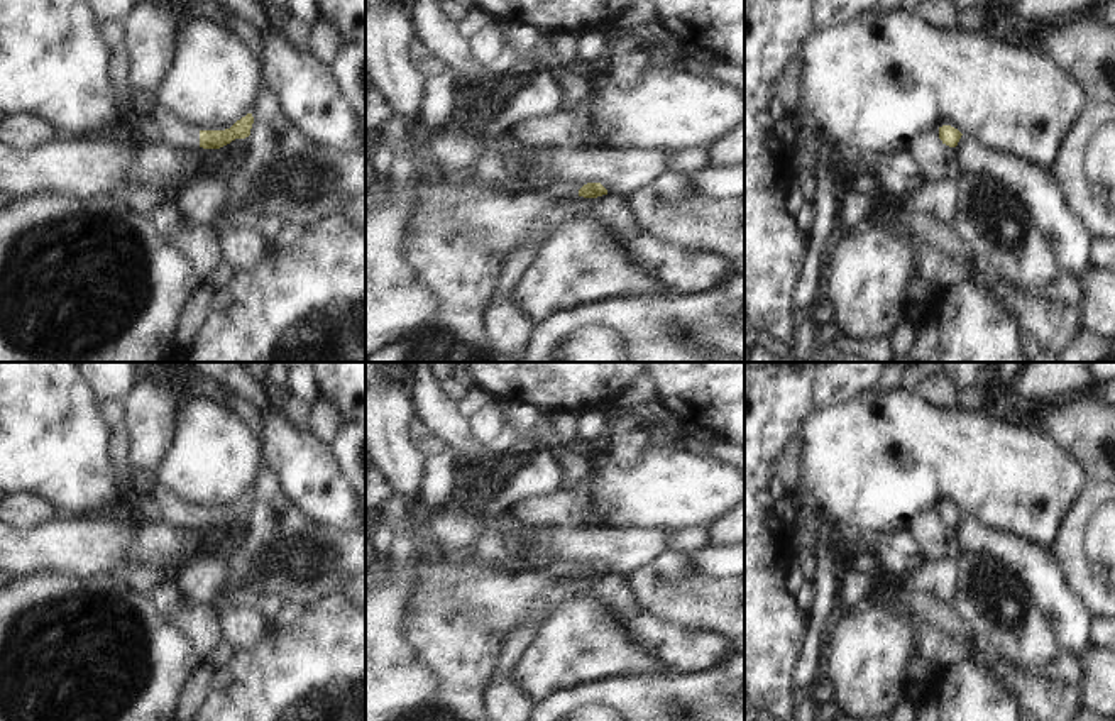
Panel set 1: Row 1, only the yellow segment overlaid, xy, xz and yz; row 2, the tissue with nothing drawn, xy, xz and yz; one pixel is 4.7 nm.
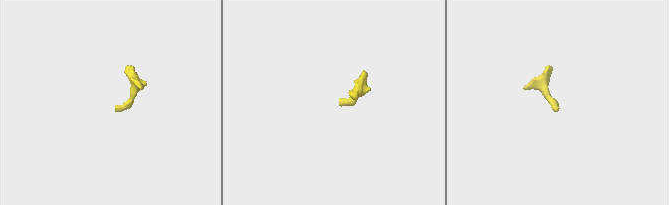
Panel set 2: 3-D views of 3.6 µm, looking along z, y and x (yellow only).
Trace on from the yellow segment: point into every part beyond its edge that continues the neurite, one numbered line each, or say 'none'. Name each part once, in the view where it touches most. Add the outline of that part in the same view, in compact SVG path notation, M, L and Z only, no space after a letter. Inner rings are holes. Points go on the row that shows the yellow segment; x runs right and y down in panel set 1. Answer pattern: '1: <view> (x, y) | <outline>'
1: xy (173, 131) | M157 107L151 117L156 122L164 144L179 151L193 151L200 147L200 130L191 124L171 115L161 107Z

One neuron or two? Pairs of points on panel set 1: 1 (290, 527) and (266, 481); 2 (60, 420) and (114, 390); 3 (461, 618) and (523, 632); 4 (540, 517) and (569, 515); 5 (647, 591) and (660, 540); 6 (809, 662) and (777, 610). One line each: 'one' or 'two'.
1: one
2: two
3: two
4: one
5: two
6: two

